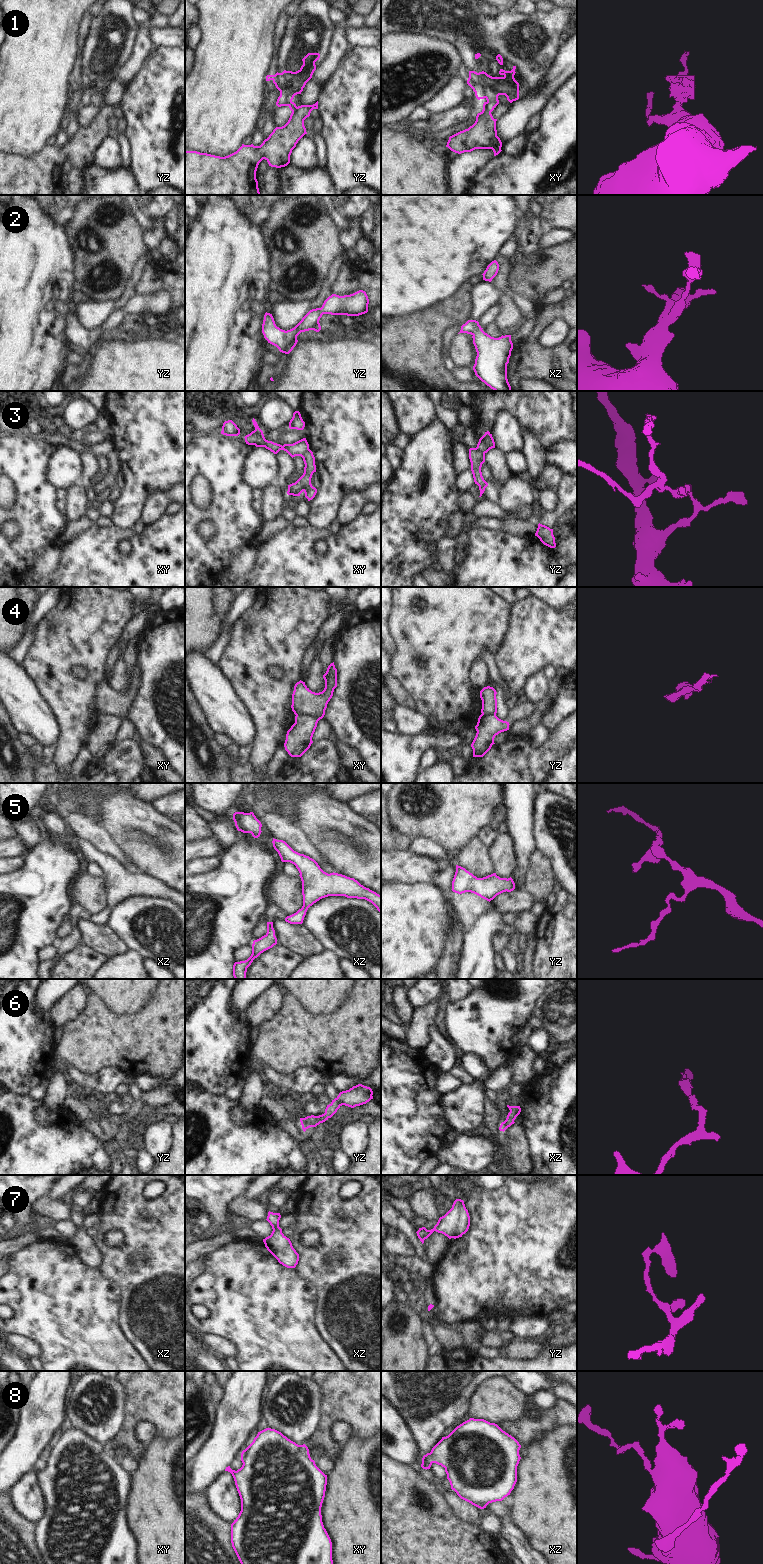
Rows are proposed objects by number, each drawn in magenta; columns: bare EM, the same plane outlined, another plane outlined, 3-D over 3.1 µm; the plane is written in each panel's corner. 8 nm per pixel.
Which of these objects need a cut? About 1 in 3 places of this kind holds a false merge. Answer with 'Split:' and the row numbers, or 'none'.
Split: 1, 3, 4

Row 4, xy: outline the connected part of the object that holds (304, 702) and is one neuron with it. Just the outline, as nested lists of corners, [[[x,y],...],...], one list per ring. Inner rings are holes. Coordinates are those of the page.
[[[334,662],[328,666],[323,678],[325,688],[319,693],[312,692],[301,680],[295,684],[291,708],[296,716],[315,716],[319,720],[324,717],[327,704],[337,687],[337,669]]]

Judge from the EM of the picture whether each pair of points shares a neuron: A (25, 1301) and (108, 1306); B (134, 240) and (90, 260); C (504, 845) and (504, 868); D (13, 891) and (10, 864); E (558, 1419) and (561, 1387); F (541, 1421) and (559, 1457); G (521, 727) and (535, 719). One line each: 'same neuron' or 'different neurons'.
A: same neuron
B: same neuron
C: same neuron
D: different neurons
E: different neurons
F: different neurons
G: same neuron

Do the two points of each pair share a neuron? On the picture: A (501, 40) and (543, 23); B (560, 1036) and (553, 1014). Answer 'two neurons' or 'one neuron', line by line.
A: one neuron
B: one neuron

